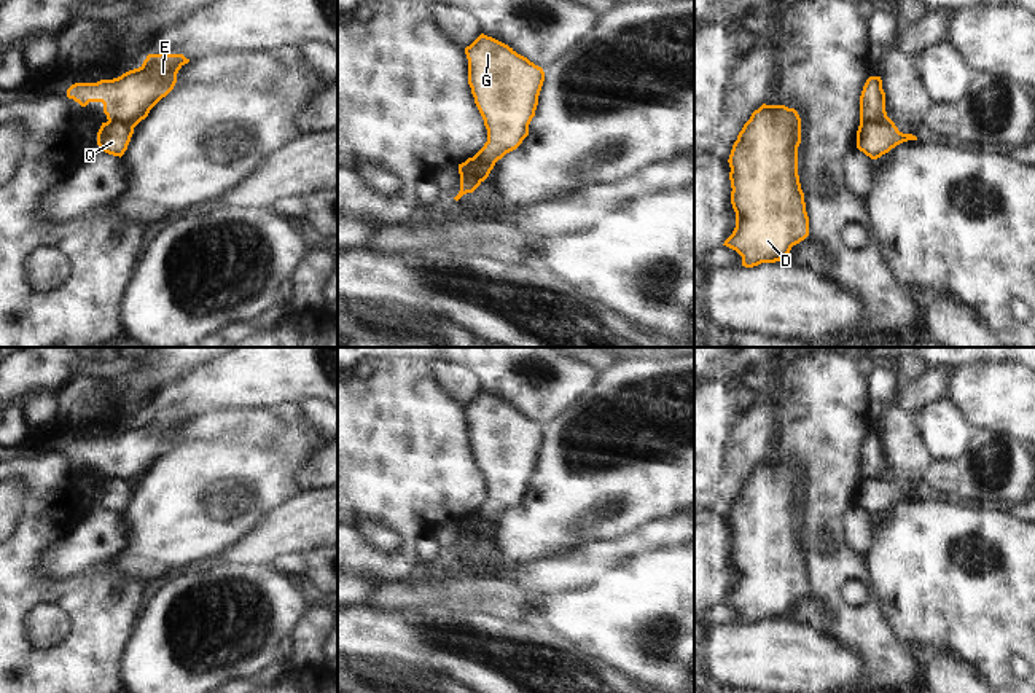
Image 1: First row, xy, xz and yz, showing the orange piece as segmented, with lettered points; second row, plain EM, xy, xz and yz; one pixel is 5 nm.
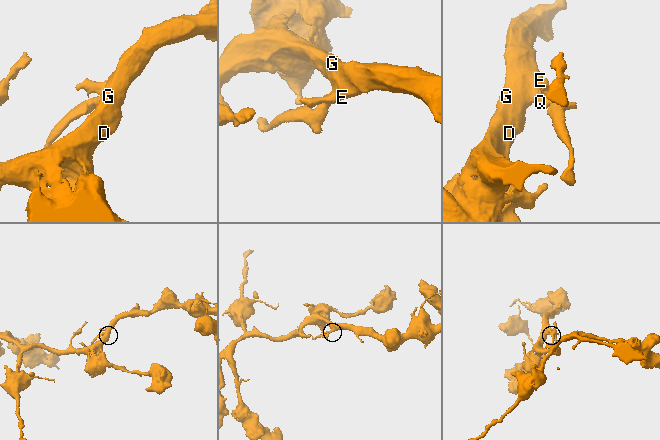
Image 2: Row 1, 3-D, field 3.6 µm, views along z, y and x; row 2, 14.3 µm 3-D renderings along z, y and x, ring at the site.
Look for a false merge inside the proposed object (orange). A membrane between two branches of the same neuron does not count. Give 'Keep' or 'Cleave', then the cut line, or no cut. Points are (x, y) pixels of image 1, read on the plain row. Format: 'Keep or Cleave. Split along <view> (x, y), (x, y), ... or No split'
Cleave. Split along yz (887, 473), (860, 481).

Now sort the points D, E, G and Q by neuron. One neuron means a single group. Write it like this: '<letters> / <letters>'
D E G / Q

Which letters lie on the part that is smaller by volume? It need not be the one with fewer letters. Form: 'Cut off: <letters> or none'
Cut off: Q

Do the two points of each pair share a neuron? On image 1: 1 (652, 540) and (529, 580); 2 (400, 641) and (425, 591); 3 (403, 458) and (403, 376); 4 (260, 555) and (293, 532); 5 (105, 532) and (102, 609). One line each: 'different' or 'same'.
1: same
2: different
3: same
4: same
5: different

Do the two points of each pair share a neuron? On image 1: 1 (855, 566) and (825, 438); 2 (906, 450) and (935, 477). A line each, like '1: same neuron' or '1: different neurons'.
1: same neuron
2: different neurons

